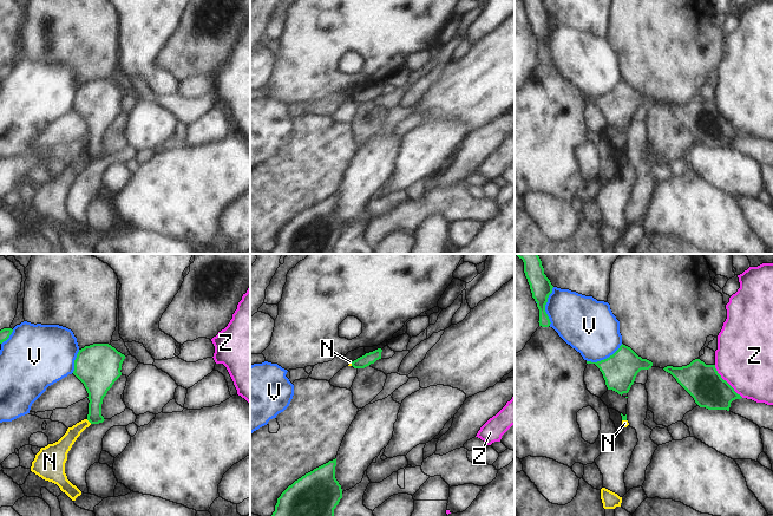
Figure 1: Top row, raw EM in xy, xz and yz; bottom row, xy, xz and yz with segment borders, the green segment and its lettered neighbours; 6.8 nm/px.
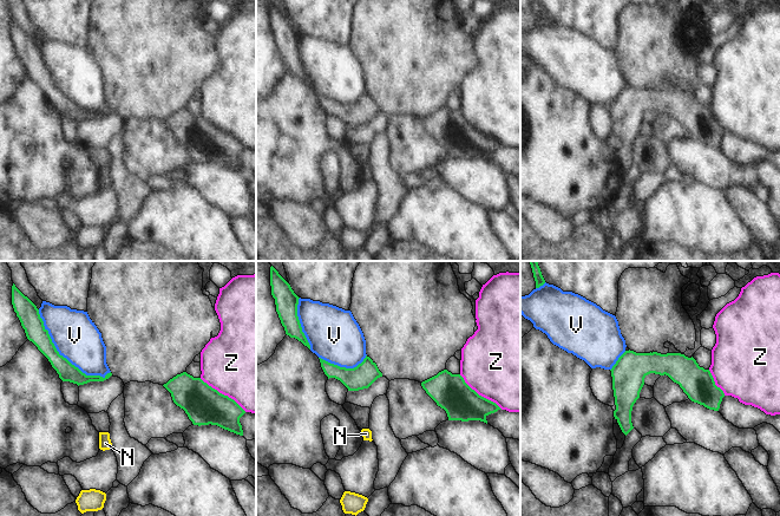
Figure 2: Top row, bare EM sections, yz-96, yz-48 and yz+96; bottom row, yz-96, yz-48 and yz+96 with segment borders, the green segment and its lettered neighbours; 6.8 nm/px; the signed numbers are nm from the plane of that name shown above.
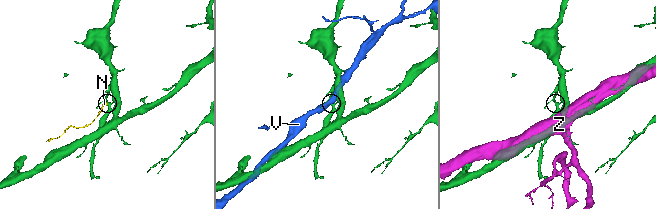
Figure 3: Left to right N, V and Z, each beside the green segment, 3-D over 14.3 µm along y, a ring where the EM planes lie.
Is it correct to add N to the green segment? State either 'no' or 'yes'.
no

